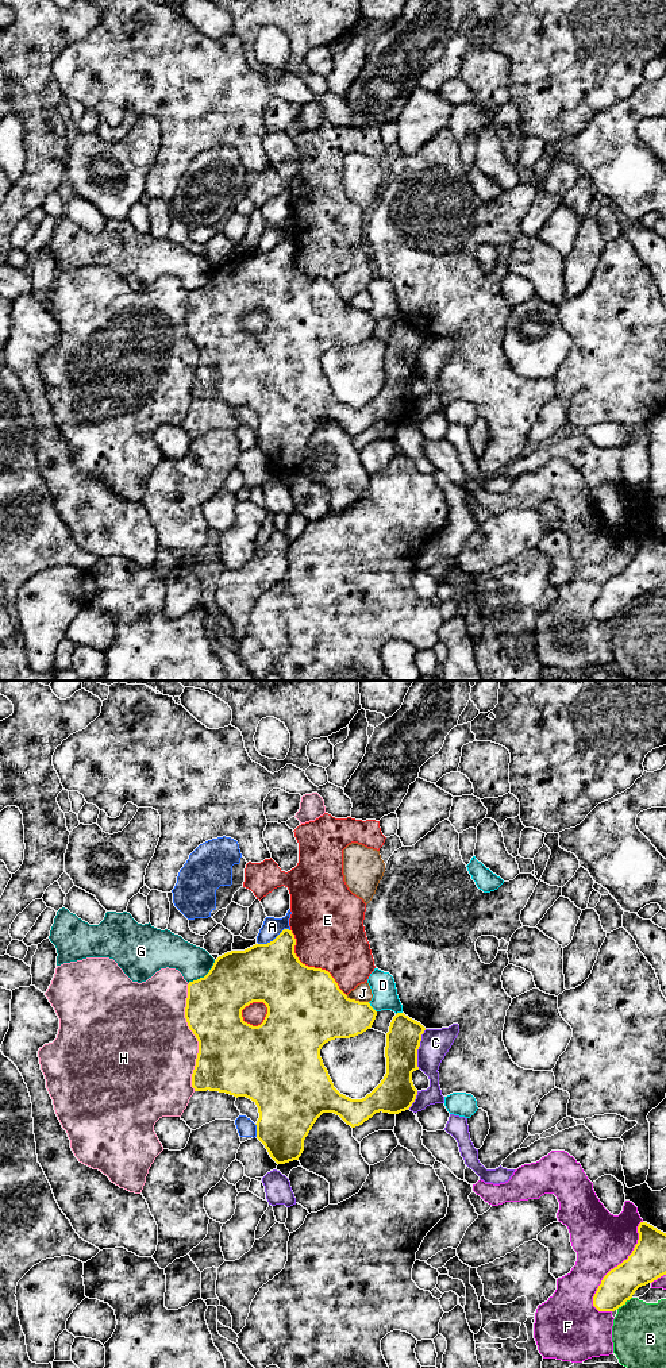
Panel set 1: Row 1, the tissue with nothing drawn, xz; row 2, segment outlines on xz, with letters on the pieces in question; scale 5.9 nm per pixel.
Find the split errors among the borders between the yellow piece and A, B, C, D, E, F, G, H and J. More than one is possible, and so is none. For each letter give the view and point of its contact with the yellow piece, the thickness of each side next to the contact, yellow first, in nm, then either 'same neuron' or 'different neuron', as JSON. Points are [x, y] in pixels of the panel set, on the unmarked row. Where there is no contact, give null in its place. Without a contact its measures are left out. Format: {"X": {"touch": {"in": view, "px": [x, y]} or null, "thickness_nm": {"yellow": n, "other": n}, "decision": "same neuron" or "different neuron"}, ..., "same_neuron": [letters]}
{"A": {"touch": {"in": "xz", "px": [274, 247]}, "thickness_nm": {"yellow": 360, "other": 120}, "decision": "different neuron"}, "B": {"touch": {"in": "xz", "px": [623, 612]}, "thickness_nm": {"yellow": 200, "other": 320}, "decision": "different neuron"}, "C": {"touch": {"in": "xz", "px": [418, 357]}, "thickness_nm": {"yellow": 200, "other": 180}, "decision": "different neuron"}, "D": {"touch": {"in": "xz", "px": [372, 316]}, "thickness_nm": {"yellow": 280, "other": 150}, "decision": "different neuron"}, "E": {"touch": {"in": "xz", "px": [311, 276]}, "thickness_nm": {"yellow": 460, "other": 420}, "decision": "different neuron"}, "F": {"touch": {"in": "xz", "px": [618, 574]}, "thickness_nm": {"yellow": 220, "other": 340}, "decision": "different neuron"}, "G": {"touch": {"in": "xz", "px": [204, 285]}, "thickness_nm": {"yellow": 340, "other": 200}, "decision": "different neuron"}, "H": {"touch": {"in": "xz", "px": [196, 346]}, "thickness_nm": {"yellow": 420, "other": 480}, "decision": "different neuron"}, "J": {"touch": {"in": "xz", "px": [357, 309]}, "thickness_nm": {"yellow": 380, "other": 110}, "decision": "different neuron"}, "same_neuron": []}

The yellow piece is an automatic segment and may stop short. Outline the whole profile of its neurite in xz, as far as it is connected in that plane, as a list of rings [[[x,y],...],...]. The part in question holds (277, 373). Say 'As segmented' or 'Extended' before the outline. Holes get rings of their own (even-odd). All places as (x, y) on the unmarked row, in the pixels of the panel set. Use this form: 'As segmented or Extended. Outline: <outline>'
As segmented. Outline: [[[284,238],[267,253],[219,265],[204,286],[189,290],[185,316],[188,335],[199,350],[192,396],[251,408],[259,421],[257,447],[277,473],[299,469],[305,446],[323,421],[334,421],[355,436],[376,421],[408,419],[417,404],[412,381],[419,378],[417,358],[426,339],[420,331],[397,321],[386,342],[386,382],[381,392],[362,408],[340,402],[323,373],[320,358],[331,348],[362,343],[372,336],[377,320],[369,311],[350,308],[328,280],[303,273],[294,254],[294,243]],[[253,311],[263,311],[267,316],[258,335],[242,325],[242,319]]]

